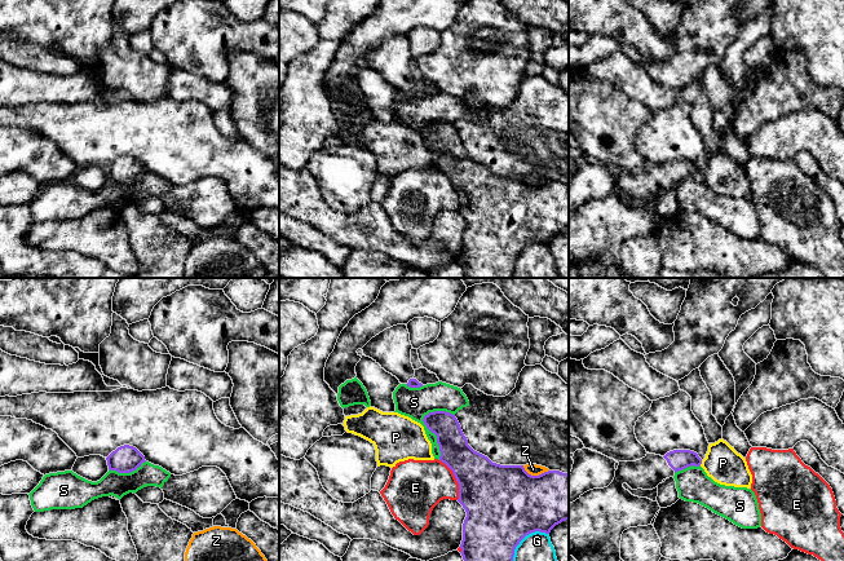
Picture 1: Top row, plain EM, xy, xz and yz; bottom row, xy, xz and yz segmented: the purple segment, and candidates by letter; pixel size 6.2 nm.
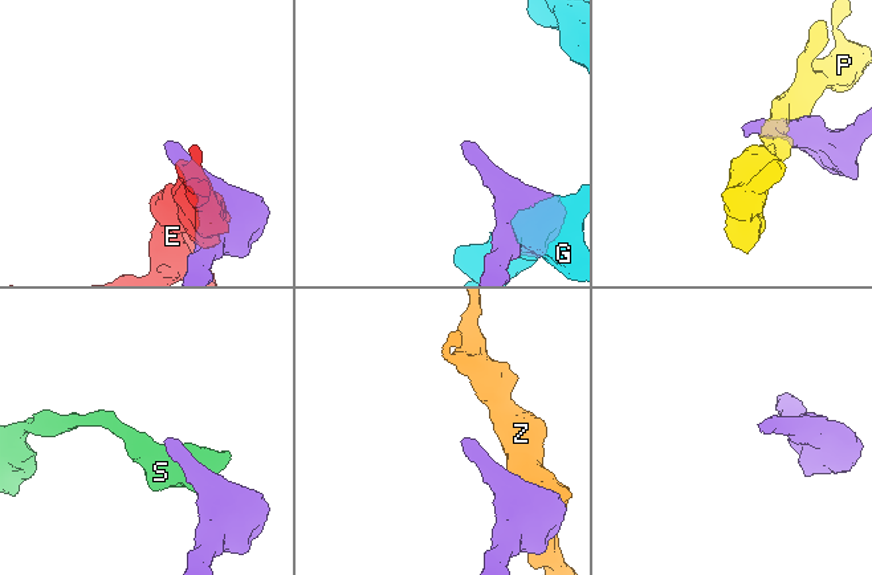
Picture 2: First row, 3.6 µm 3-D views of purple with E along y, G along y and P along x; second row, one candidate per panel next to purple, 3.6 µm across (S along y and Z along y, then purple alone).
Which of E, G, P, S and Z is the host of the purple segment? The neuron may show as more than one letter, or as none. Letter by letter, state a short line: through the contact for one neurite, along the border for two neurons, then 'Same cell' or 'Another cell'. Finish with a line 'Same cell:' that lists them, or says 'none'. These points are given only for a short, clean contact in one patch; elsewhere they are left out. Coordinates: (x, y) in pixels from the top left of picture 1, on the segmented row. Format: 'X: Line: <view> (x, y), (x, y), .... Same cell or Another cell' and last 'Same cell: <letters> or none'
E: Another cell
G: Another cell
P: Another cell
S: Another cell
Z: Another cell
Same cell: none

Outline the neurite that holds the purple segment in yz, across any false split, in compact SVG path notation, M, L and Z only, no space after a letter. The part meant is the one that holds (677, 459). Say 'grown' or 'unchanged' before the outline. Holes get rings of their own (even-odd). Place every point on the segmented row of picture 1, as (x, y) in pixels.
grown; M673 450L664 456L646 454L636 461L619 461L613 482L604 489L593 489L569 503L569 555L576 561L620 561L620 540L624 530L651 525L660 509L658 502L632 495L623 487L627 483L632 490L653 490L666 478L688 467L699 467L702 459L690 450Z

